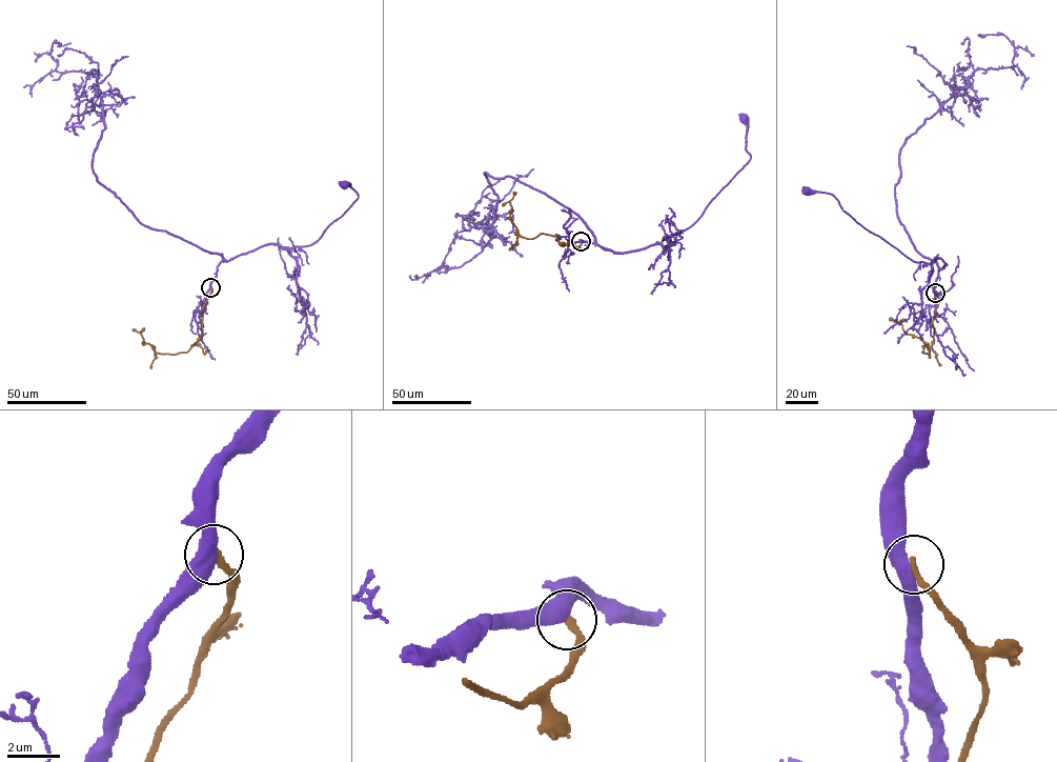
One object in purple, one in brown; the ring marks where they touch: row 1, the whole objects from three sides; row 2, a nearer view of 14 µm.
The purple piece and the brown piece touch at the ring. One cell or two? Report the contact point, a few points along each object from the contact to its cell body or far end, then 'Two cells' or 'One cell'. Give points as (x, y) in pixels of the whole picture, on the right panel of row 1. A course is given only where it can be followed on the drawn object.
Place: (935, 293). Course of purple: (935, 293), (943, 261), (912, 261), (842, 211), (831, 194), (806, 191). Course of brown: (935, 293), (939, 302), (932, 322), (933, 342), (922, 352), (928, 353), (919, 338), (890, 318). Two cells

